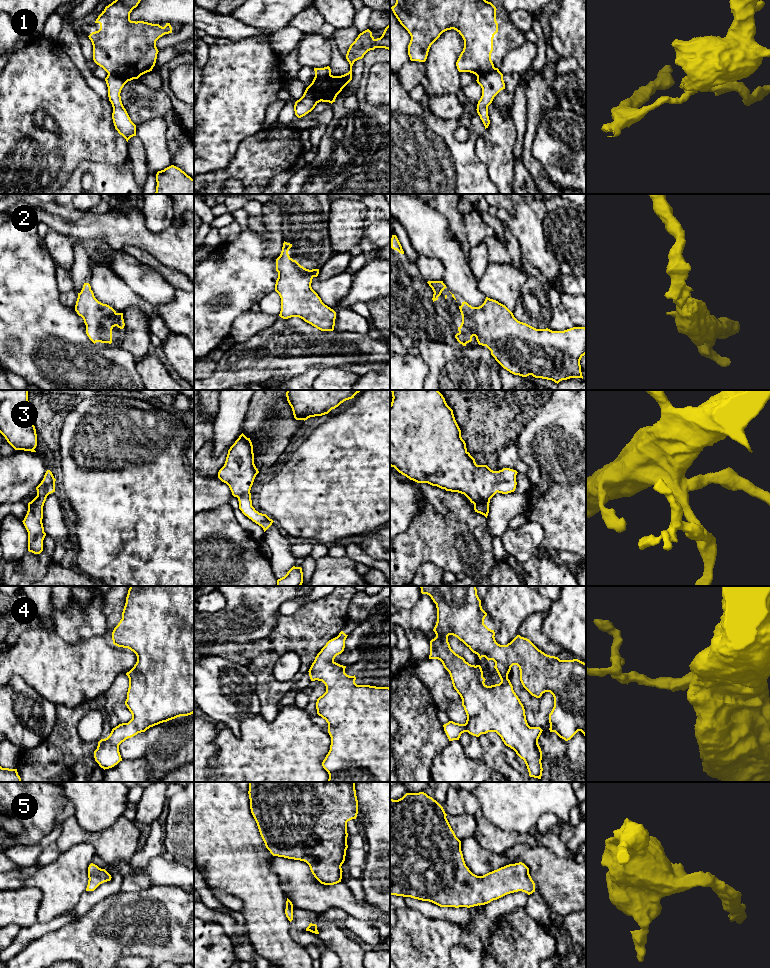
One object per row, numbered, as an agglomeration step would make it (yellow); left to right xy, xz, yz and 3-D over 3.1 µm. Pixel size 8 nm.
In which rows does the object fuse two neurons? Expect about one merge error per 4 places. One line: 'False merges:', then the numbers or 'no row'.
False merges: 1

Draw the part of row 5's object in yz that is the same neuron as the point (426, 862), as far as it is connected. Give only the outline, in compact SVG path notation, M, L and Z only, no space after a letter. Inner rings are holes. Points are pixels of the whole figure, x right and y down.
M424 792L406 793L398 800L390 799L390 895L429 901L440 907L474 907L490 903L507 894L535 892L529 868L522 862L509 864L483 876L473 874L466 866L461 841L452 830L443 807Z

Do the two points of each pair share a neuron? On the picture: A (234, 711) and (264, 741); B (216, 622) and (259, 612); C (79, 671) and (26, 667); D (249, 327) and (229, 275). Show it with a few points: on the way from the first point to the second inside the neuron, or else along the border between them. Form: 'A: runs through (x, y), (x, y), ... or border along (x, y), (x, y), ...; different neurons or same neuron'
A: border along (259, 713), (241, 714), (237, 717); different neurons
B: runs through (227, 622), (239, 622), (248, 616); same neuron
C: runs through (66, 671), (58, 671), (52, 667), (39, 667); same neuron
D: border along (250, 309), (241, 313), (235, 319), (230, 333); different neurons

